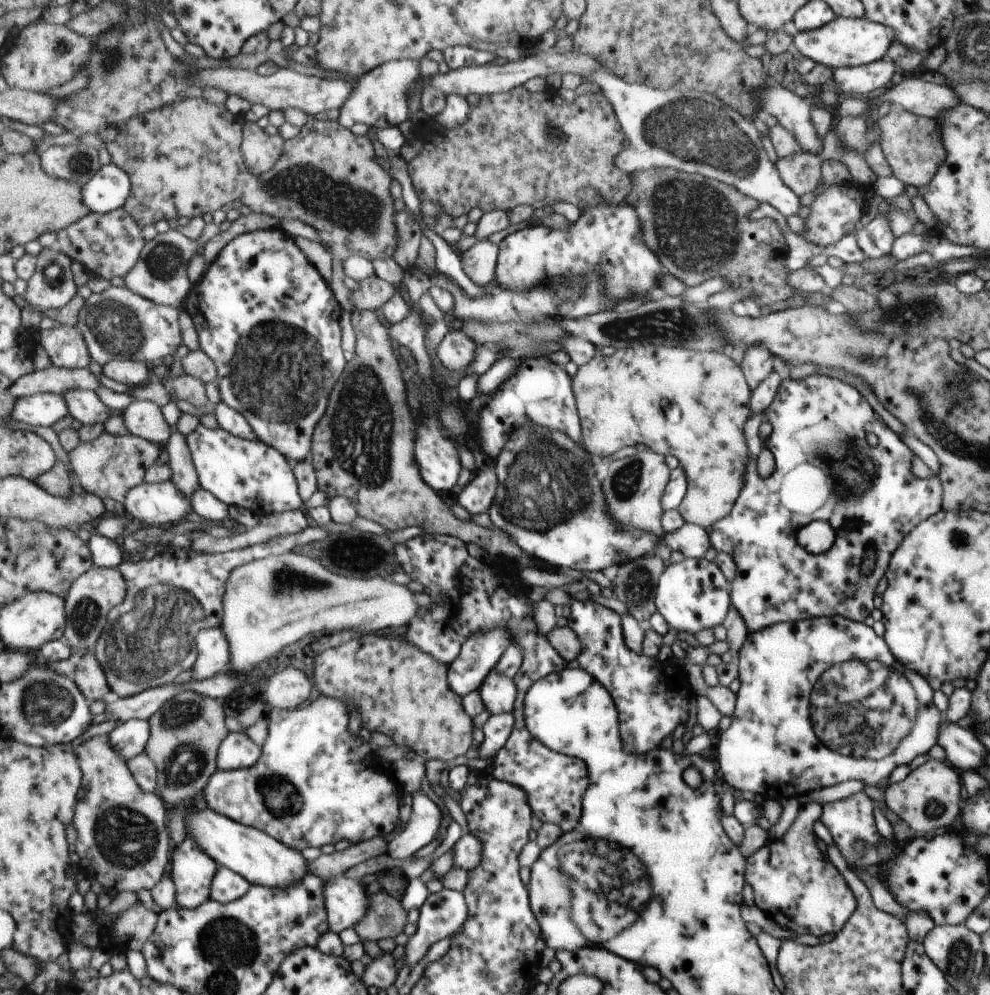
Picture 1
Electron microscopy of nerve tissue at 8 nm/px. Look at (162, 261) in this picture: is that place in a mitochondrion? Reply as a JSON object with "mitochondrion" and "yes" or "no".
{"mitochondrion":"yes"}

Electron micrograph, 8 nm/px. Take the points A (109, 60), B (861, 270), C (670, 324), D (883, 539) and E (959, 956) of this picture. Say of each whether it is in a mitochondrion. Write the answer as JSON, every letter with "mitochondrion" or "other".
{"A":"mitochondrion","B":"other","C":"mitochondrion","D":"other","E":"mitochondrion"}

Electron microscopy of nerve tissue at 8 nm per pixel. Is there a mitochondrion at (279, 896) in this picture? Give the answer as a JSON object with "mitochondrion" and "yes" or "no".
{"mitochondrion":"no"}

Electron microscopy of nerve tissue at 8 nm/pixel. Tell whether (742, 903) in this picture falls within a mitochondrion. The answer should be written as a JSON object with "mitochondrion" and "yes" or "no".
{"mitochondrion":"no"}

